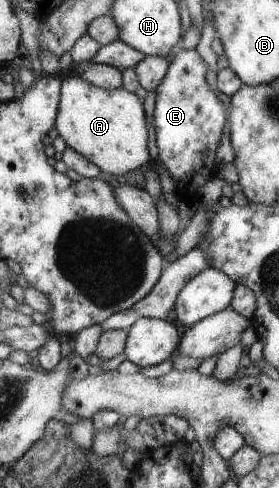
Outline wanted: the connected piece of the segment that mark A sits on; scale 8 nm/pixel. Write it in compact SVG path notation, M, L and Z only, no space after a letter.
M75 73L62 78L55 129L66 146L114 176L134 171L148 161L148 129L142 103L122 87L102 89Z

